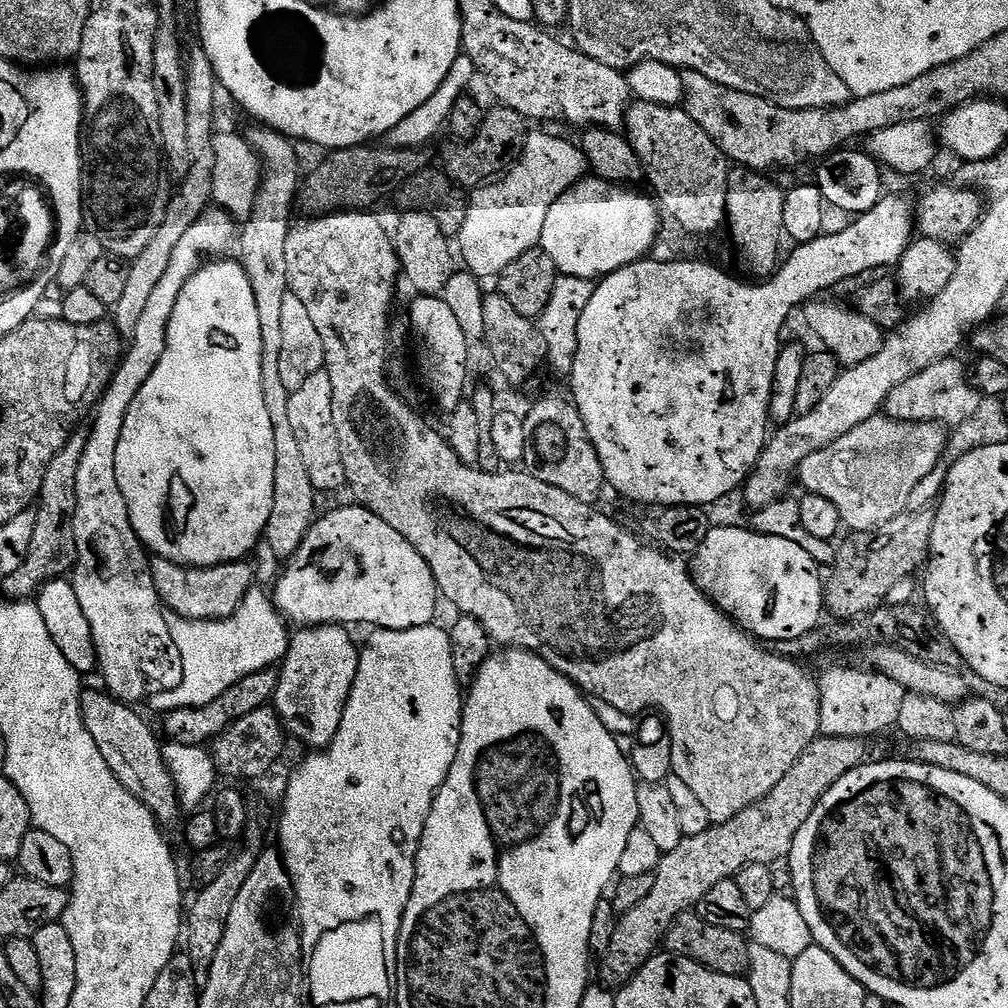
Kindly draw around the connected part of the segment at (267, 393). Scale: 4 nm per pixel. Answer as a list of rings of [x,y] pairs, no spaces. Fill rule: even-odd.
[[[252,126],[246,132],[246,139],[260,158],[262,179],[254,210],[243,221],[238,232],[238,262],[246,270],[246,278],[250,280],[250,290],[254,292],[254,302],[258,306],[258,326],[262,326],[262,398],[266,398],[270,426],[274,426],[274,510],[270,510],[270,522],[263,539],[266,544],[268,540],[269,550],[280,562],[287,562],[292,559],[298,546],[302,546],[302,538],[306,538],[318,516],[318,493],[310,482],[302,449],[298,447],[298,438],[294,438],[294,430],[290,427],[290,394],[278,371],[282,355],[282,305],[290,291],[286,274],[286,238],[293,223],[292,204],[294,208],[302,187],[302,171],[300,160],[296,157],[297,145],[280,132],[273,128]]]

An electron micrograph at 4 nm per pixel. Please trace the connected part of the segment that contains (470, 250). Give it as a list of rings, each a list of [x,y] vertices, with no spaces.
[[[536,132],[533,136],[532,133],[525,135],[524,148],[520,151],[519,160],[495,182],[489,182],[471,193],[466,222],[462,222],[462,230],[458,237],[458,256],[463,267],[477,278],[499,277],[500,272],[506,270],[510,262],[514,262],[514,258],[539,245],[542,226],[546,222],[546,214],[550,214],[550,206],[554,206],[559,196],[566,194],[585,179],[588,171],[584,151],[573,141],[571,144],[560,136],[550,136],[546,132]]]

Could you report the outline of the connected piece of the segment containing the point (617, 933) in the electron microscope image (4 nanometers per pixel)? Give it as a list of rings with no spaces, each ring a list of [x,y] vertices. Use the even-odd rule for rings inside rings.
[[[821,735],[810,746],[806,746],[806,750],[802,750],[798,762],[790,766],[786,778],[782,778],[782,782],[778,782],[778,786],[774,786],[774,790],[770,790],[770,794],[766,794],[764,800],[759,800],[754,806],[742,810],[742,814],[734,814],[734,818],[726,822],[713,824],[712,827],[702,830],[702,834],[684,837],[678,846],[674,846],[674,850],[663,853],[660,857],[659,868],[654,873],[654,886],[650,889],[650,895],[644,901],[638,902],[634,910],[623,913],[617,919],[620,921],[617,922],[616,929],[613,930],[612,937],[608,940],[604,961],[600,964],[600,976],[605,980],[601,981],[608,986],[627,984],[633,976],[638,974],[638,970],[642,970],[642,966],[646,966],[649,958],[657,955],[672,923],[684,912],[695,909],[696,904],[702,902],[702,898],[706,898],[708,891],[718,886],[718,882],[735,878],[743,868],[751,864],[772,866],[775,865],[775,860],[783,861],[787,858],[792,852],[794,838],[798,838],[798,830],[802,830],[806,818],[814,814],[814,806],[818,806],[826,790],[830,790],[830,786],[834,786],[838,778],[842,778],[850,770],[859,768],[869,759],[868,744],[867,739],[859,736]]]

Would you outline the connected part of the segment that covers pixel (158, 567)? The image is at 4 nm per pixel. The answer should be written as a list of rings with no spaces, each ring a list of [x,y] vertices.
[[[157,559],[150,571],[156,583],[160,603],[171,615],[187,620],[225,620],[242,606],[242,598],[254,587],[252,568],[244,560],[209,568],[188,568],[169,560]]]

